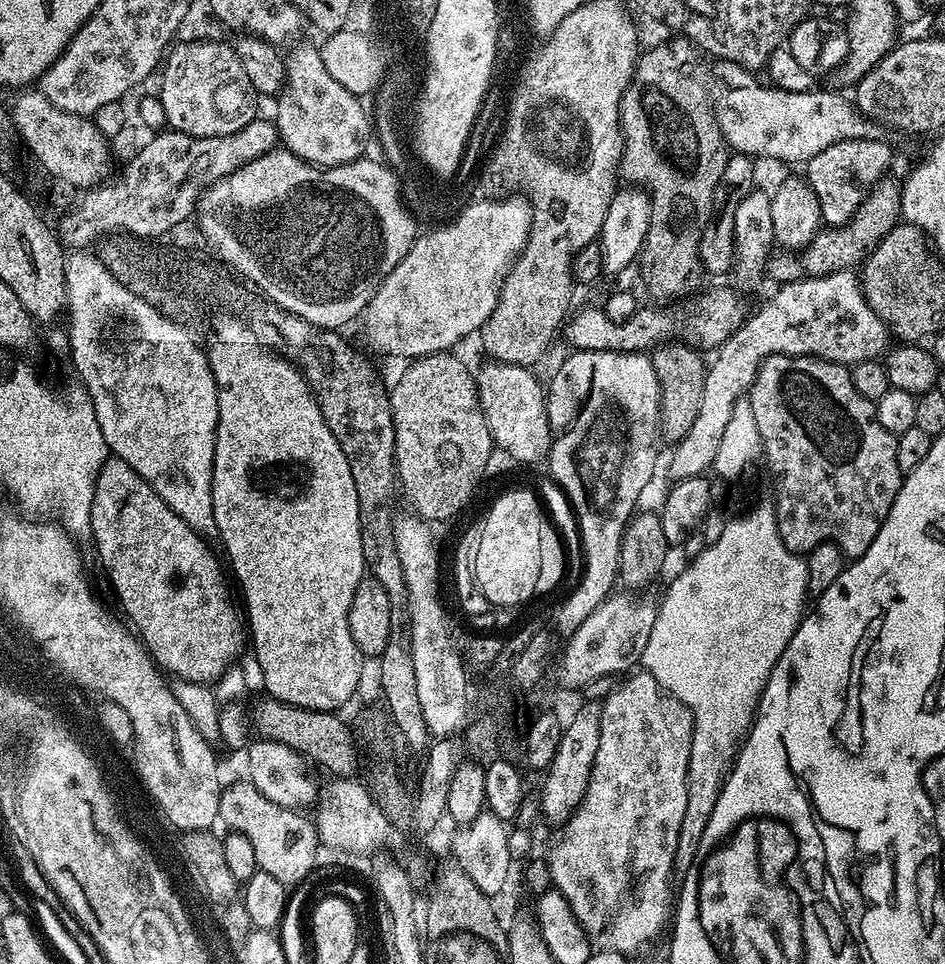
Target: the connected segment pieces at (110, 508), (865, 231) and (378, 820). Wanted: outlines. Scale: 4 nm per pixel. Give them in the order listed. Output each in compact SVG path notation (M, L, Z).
M115 458L107 459L97 476L90 522L91 543L100 555L100 564L125 614L136 627L135 635L153 661L177 680L211 685L212 680L220 675L223 677L228 668L240 660L244 642L246 646L246 628L241 613L239 616L232 605L228 584L209 544L193 528L186 526L134 469Z
M891 178L880 180L847 224L828 226L819 231L802 252L805 268L803 271L810 276L825 276L831 272L855 269L856 260L863 261L901 219L900 189L901 185L895 184Z
M332 778L329 781L329 784L319 785L318 795L314 801L314 823L318 840L328 840L328 844L336 844L336 848L356 848L356 852L364 852L364 848L376 848L376 844L384 844L389 837L395 836L396 829L392 827L386 814L382 814L372 795L368 793L367 787L359 779Z

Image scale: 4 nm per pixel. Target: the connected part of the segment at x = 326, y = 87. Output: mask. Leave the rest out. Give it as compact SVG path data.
M315 43L304 44L293 47L292 53L287 53L284 65L288 79L286 87L280 93L276 104L276 116L274 115L274 123L279 139L282 141L283 147L289 152L293 152L300 160L305 160L308 164L314 164L317 168L333 168L334 166L342 166L351 160L359 160L365 155L364 143L370 138L370 116L360 105L361 101L358 97L346 90L345 86L337 81L326 70L325 63L320 57L320 49Z

